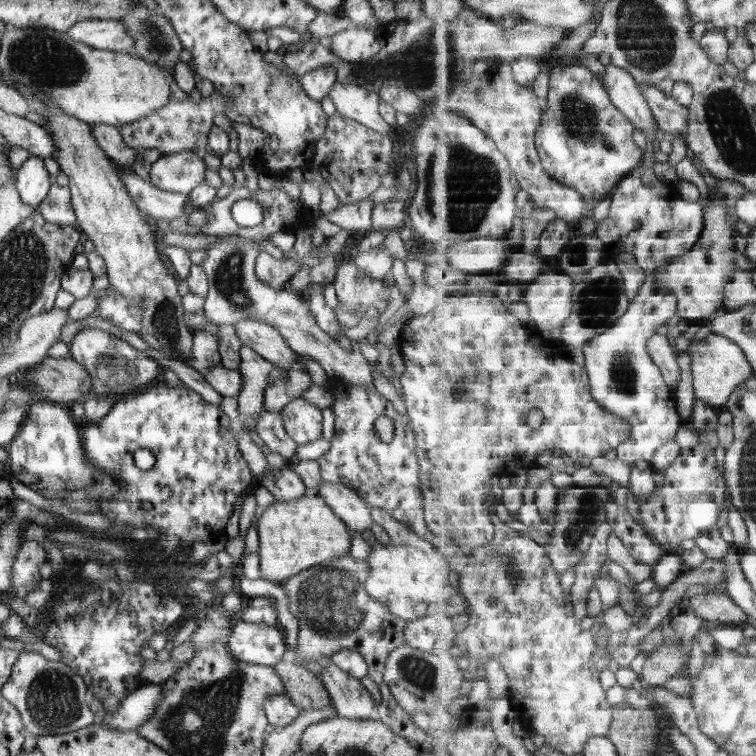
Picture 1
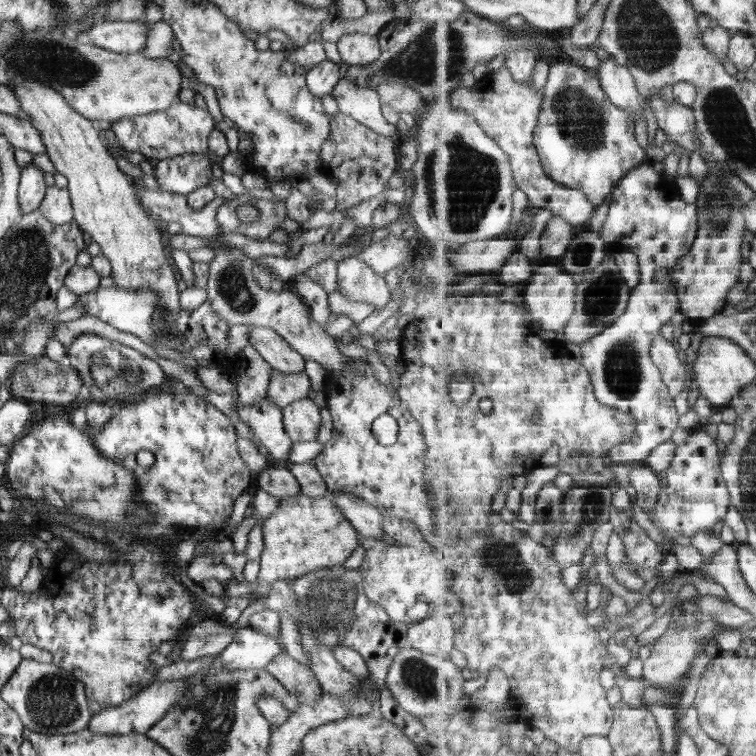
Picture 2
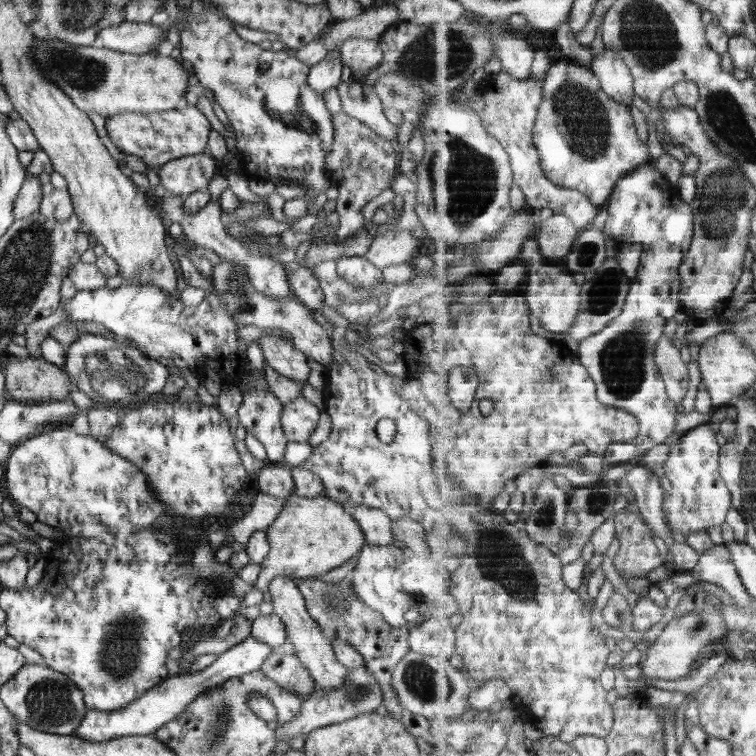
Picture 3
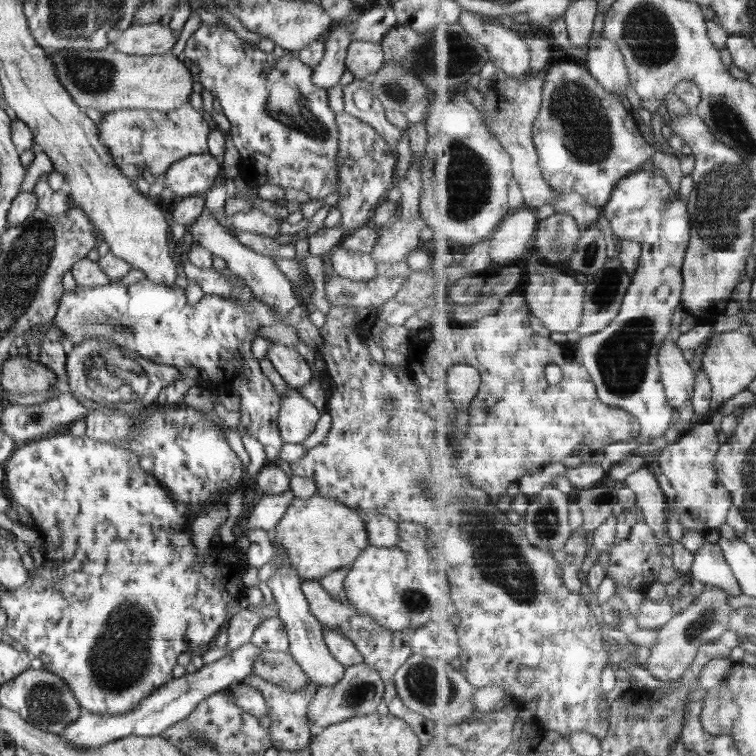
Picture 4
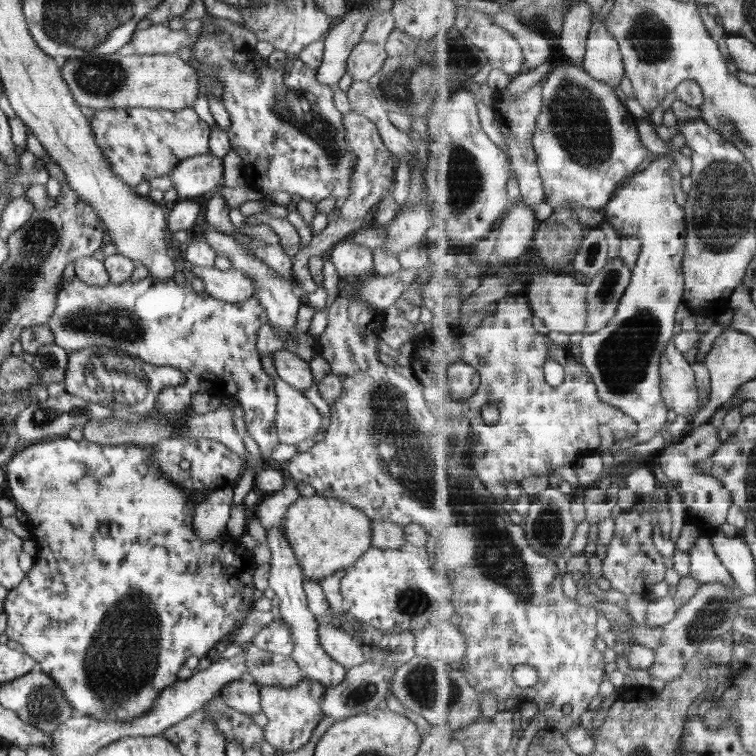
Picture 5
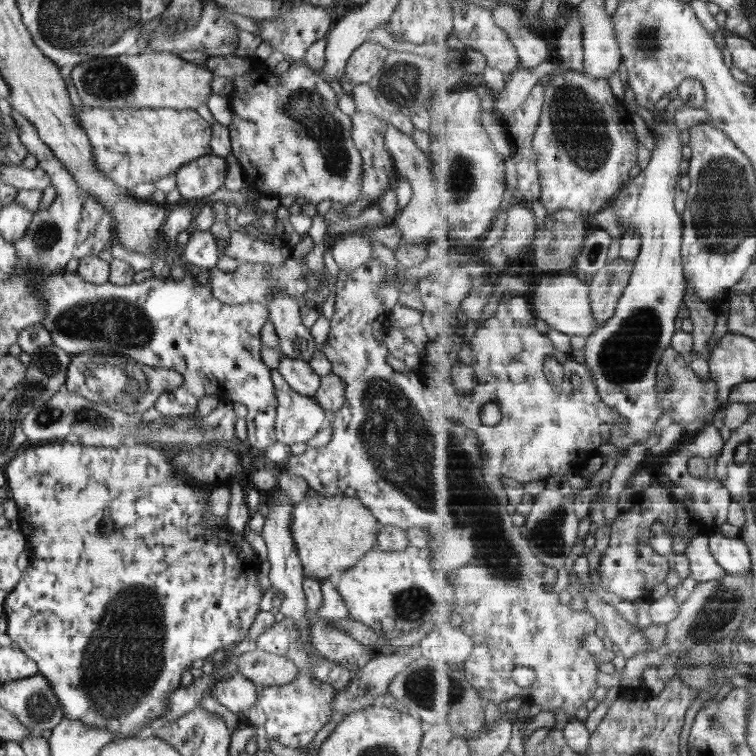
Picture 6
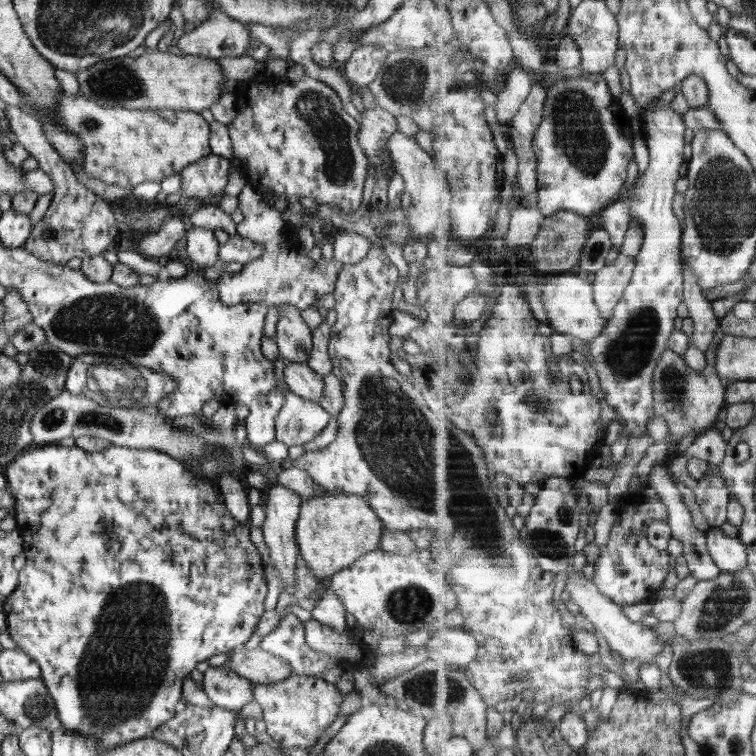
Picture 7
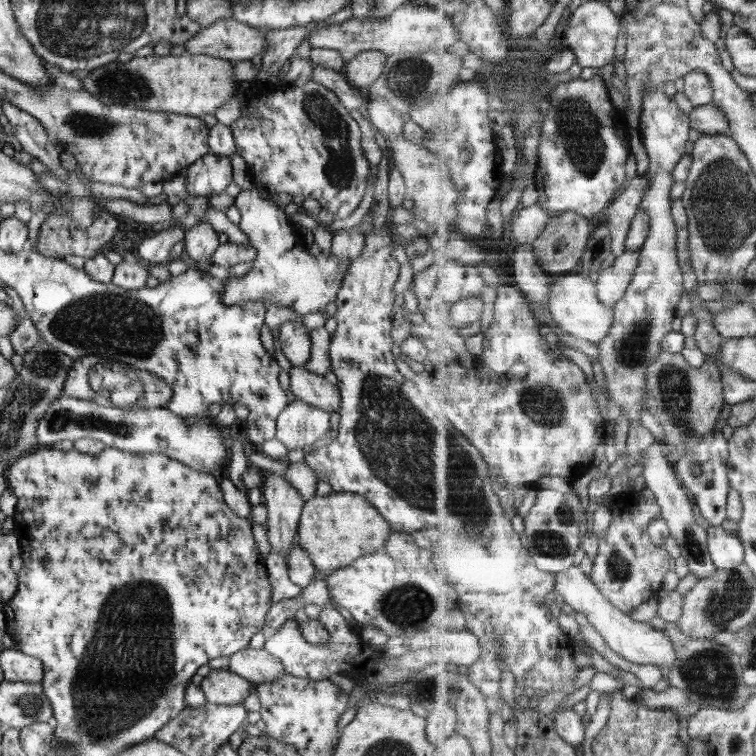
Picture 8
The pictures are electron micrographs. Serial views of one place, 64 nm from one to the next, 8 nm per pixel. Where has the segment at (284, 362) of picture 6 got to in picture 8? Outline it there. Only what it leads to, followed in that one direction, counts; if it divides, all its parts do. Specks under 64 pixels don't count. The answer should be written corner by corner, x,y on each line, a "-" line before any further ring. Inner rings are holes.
292,366
288,372
290,390
296,399
310,406
322,408
330,414
339,412
341,392
336,385
332,385
322,375
311,373
304,367

